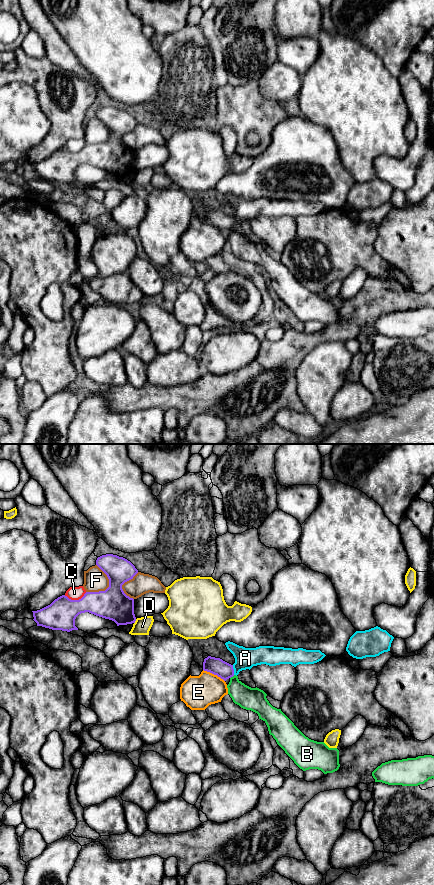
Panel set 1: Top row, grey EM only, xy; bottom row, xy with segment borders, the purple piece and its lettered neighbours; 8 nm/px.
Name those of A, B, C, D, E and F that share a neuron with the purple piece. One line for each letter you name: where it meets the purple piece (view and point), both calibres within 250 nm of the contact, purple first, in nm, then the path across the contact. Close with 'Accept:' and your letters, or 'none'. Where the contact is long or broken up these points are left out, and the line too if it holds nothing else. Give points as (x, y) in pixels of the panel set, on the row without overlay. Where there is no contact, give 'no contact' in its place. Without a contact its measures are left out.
A: meets purple in xy at (233, 222); 140 nm thick on the purple side, 180 nm on the other; runs through xy (216, 218), (224, 222), (233, 222), (245, 210)
Accept: A

